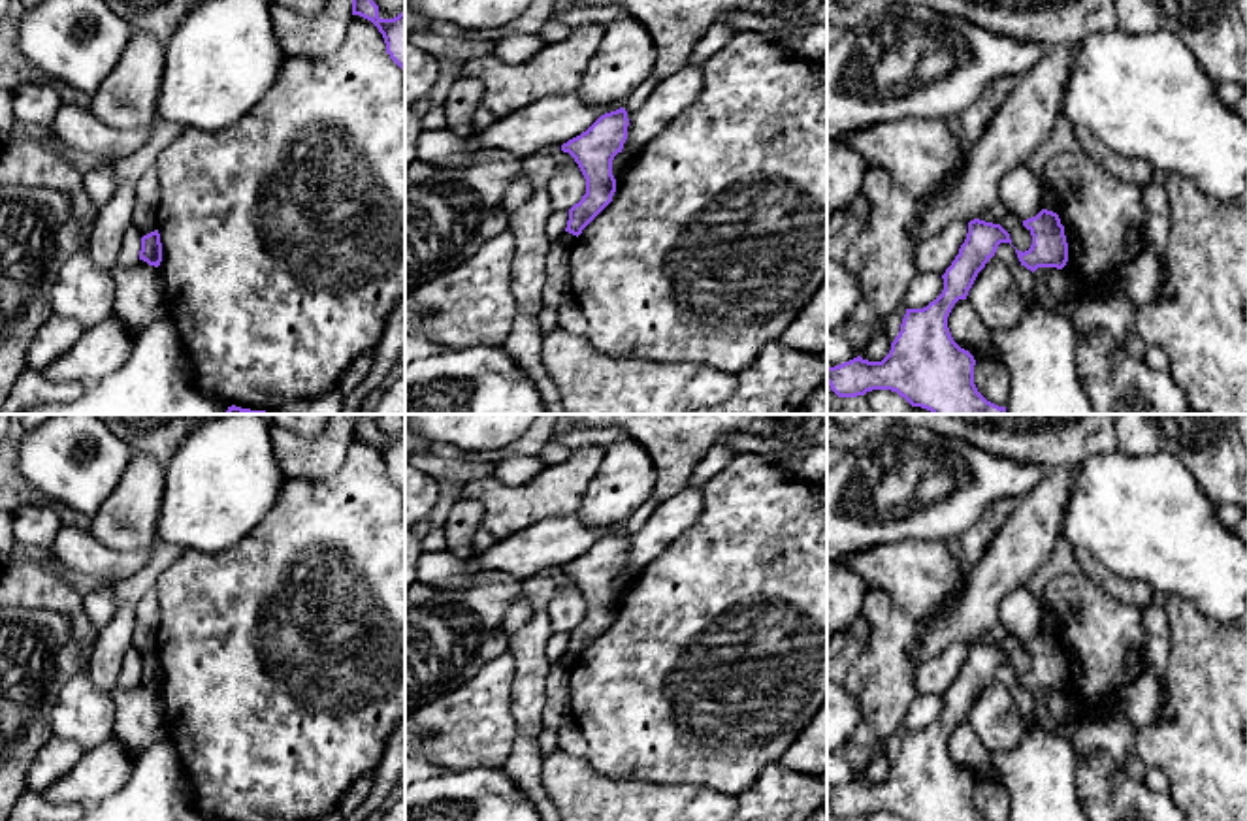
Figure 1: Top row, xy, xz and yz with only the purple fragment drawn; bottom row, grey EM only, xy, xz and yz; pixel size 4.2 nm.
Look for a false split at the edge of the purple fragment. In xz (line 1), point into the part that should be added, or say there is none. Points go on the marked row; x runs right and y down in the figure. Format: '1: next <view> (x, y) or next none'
1: next none

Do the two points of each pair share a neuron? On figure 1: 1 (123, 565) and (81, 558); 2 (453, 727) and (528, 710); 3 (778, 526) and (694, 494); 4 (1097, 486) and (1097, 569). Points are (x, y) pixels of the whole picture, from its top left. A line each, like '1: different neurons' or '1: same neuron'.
1: same neuron
2: different neurons
3: different neurons
4: different neurons

